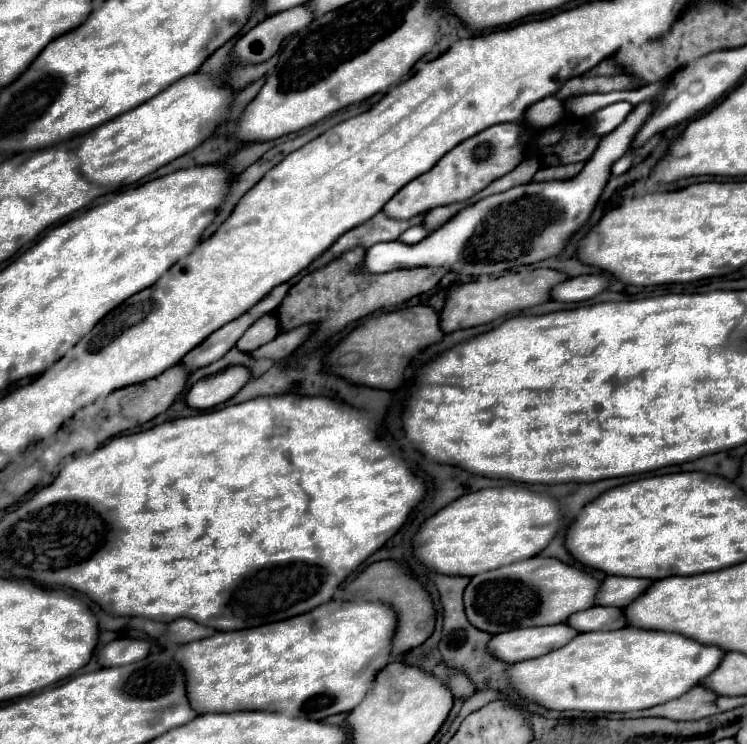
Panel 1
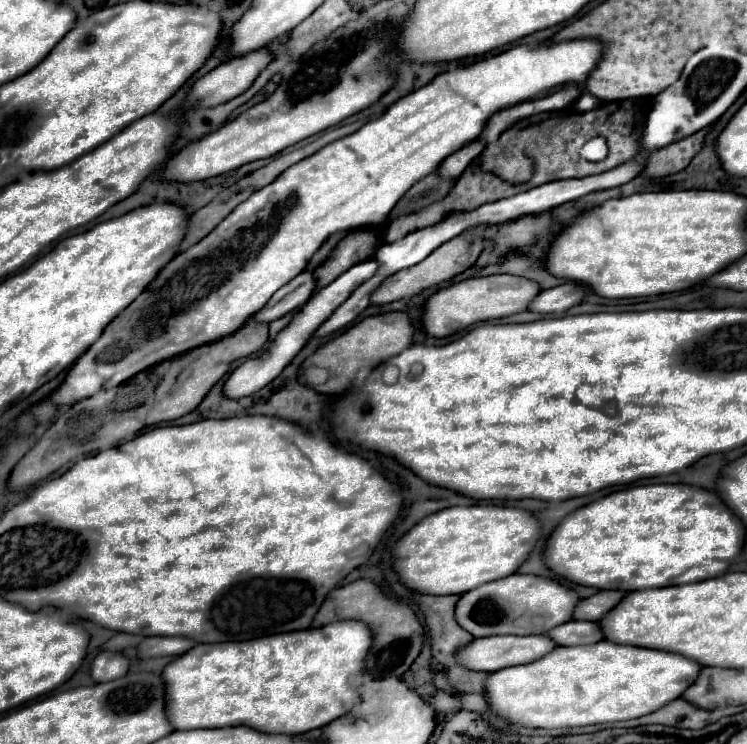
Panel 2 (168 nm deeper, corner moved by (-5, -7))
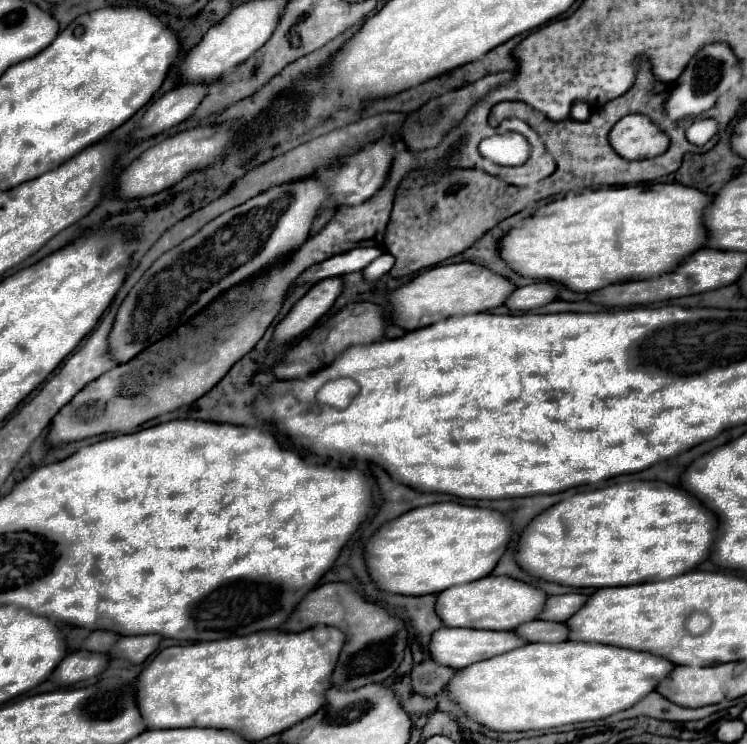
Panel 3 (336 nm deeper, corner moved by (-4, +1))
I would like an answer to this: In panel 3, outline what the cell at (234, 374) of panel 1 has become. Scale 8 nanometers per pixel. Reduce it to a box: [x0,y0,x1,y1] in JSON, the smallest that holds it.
[274,278,342,342]

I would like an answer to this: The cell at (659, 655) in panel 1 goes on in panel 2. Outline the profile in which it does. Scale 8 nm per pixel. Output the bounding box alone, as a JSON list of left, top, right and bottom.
[485,640,703,728]

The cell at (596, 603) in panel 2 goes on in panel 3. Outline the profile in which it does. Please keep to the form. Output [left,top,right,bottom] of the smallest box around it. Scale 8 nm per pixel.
[540,594,586,622]

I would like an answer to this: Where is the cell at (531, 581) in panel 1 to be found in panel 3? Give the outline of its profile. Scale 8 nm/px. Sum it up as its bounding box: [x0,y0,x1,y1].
[436,576,546,630]

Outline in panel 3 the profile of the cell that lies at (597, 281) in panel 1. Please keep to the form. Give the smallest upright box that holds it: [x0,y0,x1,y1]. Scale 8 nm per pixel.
[506,282,556,310]

